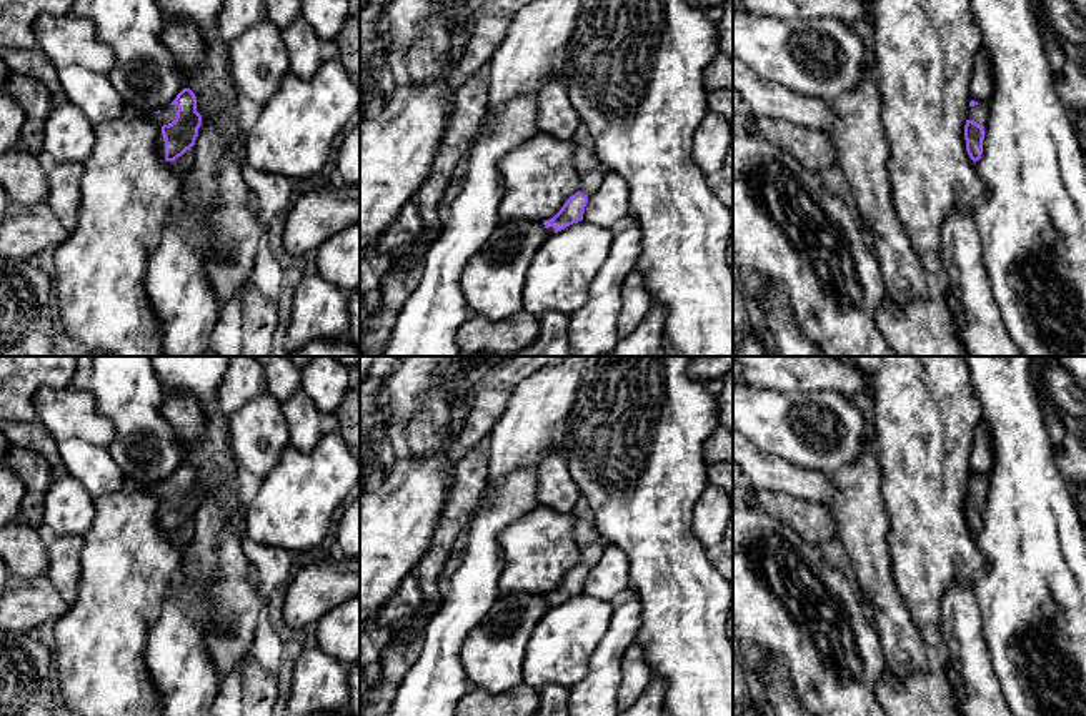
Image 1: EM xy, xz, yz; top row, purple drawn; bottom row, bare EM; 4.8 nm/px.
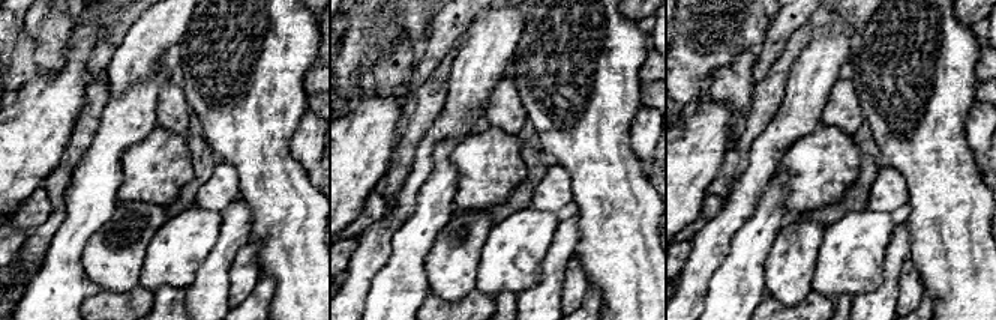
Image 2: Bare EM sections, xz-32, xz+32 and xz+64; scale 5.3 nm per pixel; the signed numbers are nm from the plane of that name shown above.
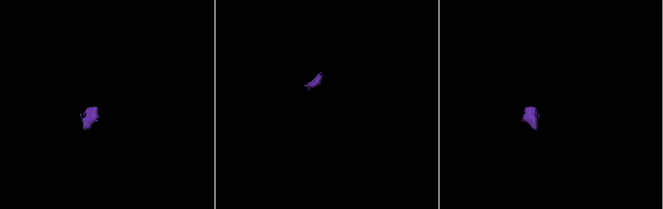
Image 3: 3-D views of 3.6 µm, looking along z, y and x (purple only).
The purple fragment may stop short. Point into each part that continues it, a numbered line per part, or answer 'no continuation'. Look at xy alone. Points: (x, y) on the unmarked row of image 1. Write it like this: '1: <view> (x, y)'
1: xy (167, 488)

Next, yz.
1: yz (978, 487)

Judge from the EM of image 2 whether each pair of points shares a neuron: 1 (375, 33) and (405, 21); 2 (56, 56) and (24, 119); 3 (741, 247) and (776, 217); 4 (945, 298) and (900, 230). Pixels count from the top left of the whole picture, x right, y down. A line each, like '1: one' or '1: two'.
1: one
2: two
3: one
4: two

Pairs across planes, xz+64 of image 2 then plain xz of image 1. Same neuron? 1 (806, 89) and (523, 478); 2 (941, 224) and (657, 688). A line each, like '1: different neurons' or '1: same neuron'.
1: different neurons
2: different neurons

